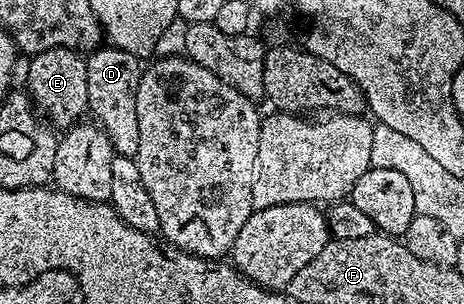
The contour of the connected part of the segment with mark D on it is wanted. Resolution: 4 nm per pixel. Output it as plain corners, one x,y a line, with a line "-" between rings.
103,45
87,58
88,112
100,125
118,156
136,156
139,147
139,123
135,110
135,89
140,77
140,60
114,45

